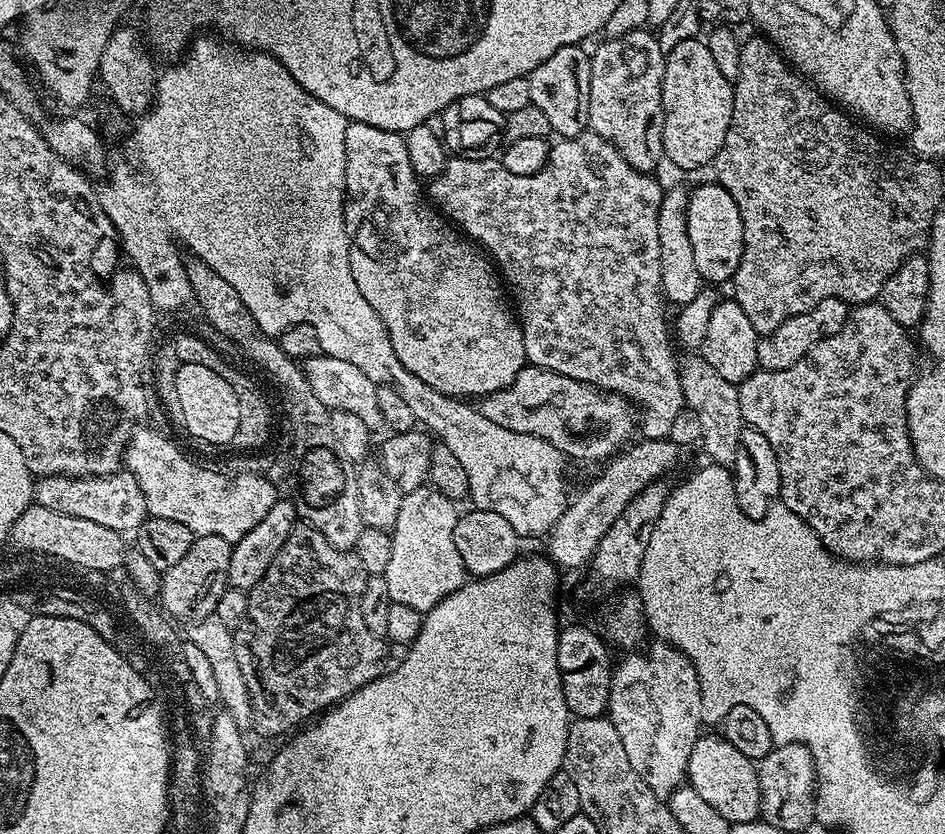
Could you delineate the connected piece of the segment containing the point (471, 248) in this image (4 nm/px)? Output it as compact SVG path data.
M350 122L346 126L346 195L344 198L344 217L346 218L346 234L350 242L350 270L354 274L354 282L358 282L358 290L362 290L362 298L378 310L378 318L386 326L390 334L390 346L394 346L394 354L398 354L398 362L414 374L414 378L422 378L426 386L432 386L444 396L453 398L483 398L500 388L512 384L516 375L526 366L526 350L520 321L514 315L501 277L494 267L493 261L473 241L461 234L429 201L422 187L421 177L414 174L414 166L410 166L410 154L406 154L406 142L399 132L378 130L373 124Z

